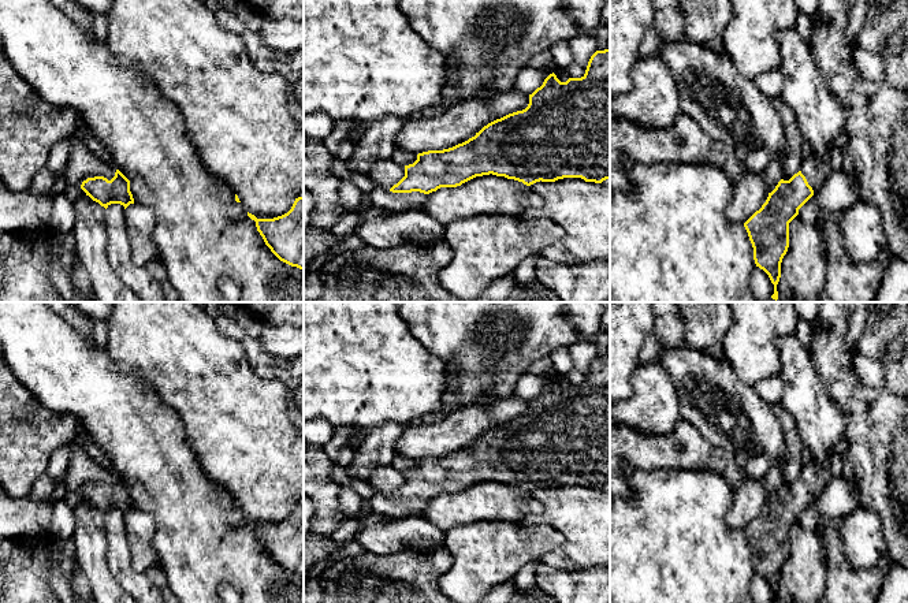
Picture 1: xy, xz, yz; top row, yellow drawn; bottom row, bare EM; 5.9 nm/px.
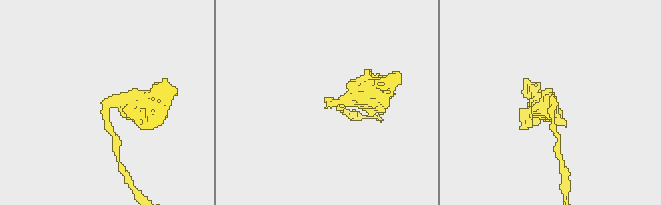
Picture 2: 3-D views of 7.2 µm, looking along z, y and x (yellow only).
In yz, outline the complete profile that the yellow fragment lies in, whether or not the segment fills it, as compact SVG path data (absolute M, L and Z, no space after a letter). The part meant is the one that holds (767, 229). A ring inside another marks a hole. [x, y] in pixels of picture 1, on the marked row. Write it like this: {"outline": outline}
{"outline": "M805 150L800 171L789 180L781 179L769 193L762 208L744 223L753 247L755 264L769 275L774 284L771 298L775 301L778 299L781 263L789 247L789 223L820 189L830 172L827 161Z"}

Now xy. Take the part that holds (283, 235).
{"outline": "M304 197L295 198L291 209L273 219L257 219L248 212L248 216L256 222L257 231L265 245L283 263L304 271Z"}

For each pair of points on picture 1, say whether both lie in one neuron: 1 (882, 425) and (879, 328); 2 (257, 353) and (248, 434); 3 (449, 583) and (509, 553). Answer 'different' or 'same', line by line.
1: different
2: different
3: same

